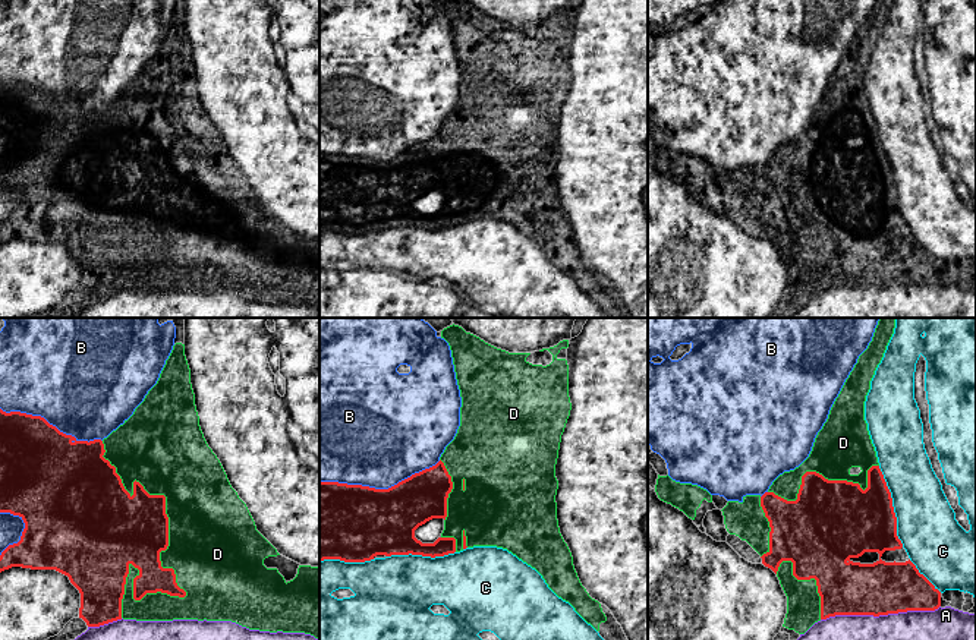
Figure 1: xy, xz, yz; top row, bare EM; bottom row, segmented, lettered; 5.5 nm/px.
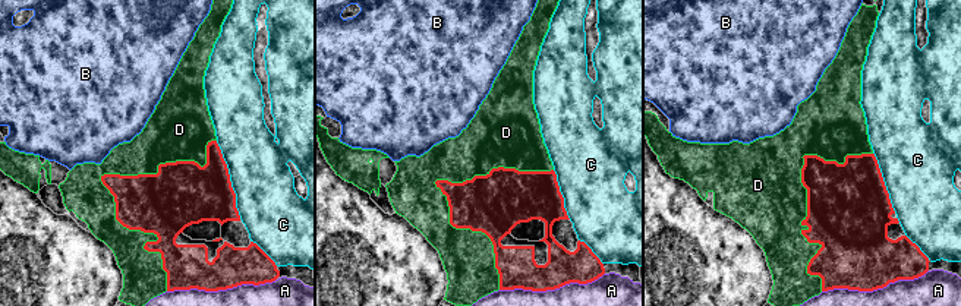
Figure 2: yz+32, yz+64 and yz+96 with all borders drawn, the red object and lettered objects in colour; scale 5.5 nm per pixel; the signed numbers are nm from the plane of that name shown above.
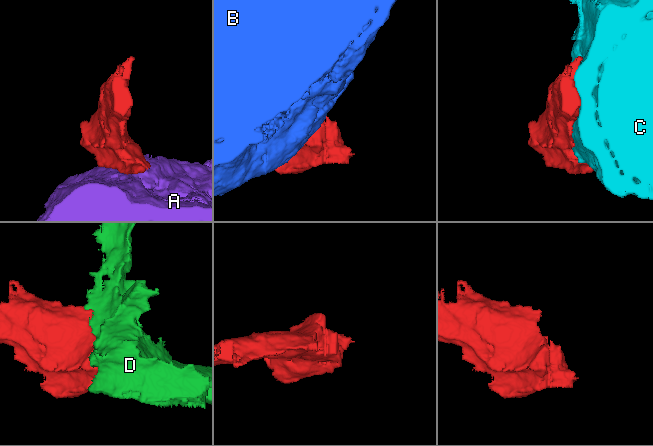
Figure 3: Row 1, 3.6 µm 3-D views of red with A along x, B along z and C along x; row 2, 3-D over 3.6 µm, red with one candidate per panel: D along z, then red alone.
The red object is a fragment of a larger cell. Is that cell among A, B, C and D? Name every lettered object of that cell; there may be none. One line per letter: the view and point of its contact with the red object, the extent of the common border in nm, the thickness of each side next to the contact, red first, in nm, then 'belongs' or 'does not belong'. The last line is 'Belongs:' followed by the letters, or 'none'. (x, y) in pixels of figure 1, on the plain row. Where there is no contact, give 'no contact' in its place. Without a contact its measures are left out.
A: contact yz (880, 286); length 650 nm; calibres 280 and 380 nm; does not belong
B: contact xz (380, 161); length 650 nm; calibres 420 and 480 nm; does not belong
C: contact yz (893, 179); length 460 nm; calibres 380 and 320 nm; does not belong
D: contact xy (167, 240); length 950 nm; calibres 320 and 440 nm; belongs
Belongs: D

